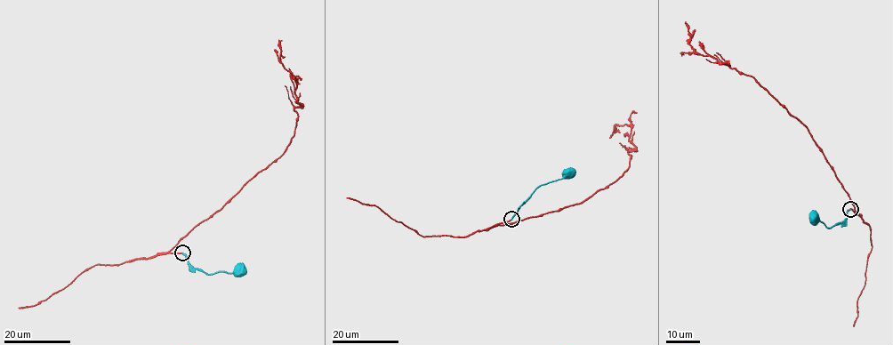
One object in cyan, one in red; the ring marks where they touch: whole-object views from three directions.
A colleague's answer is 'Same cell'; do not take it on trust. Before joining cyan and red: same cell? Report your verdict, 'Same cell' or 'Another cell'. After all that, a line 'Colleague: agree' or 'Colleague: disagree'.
Same cell
Colleague: agree

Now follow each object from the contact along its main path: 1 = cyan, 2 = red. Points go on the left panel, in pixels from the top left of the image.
1: (182, 252), (188, 264), (208, 274), (238, 272), (244, 266)
2: (182, 252), (169, 252), (277, 160), (293, 135), (293, 109), (301, 106), (278, 40)

